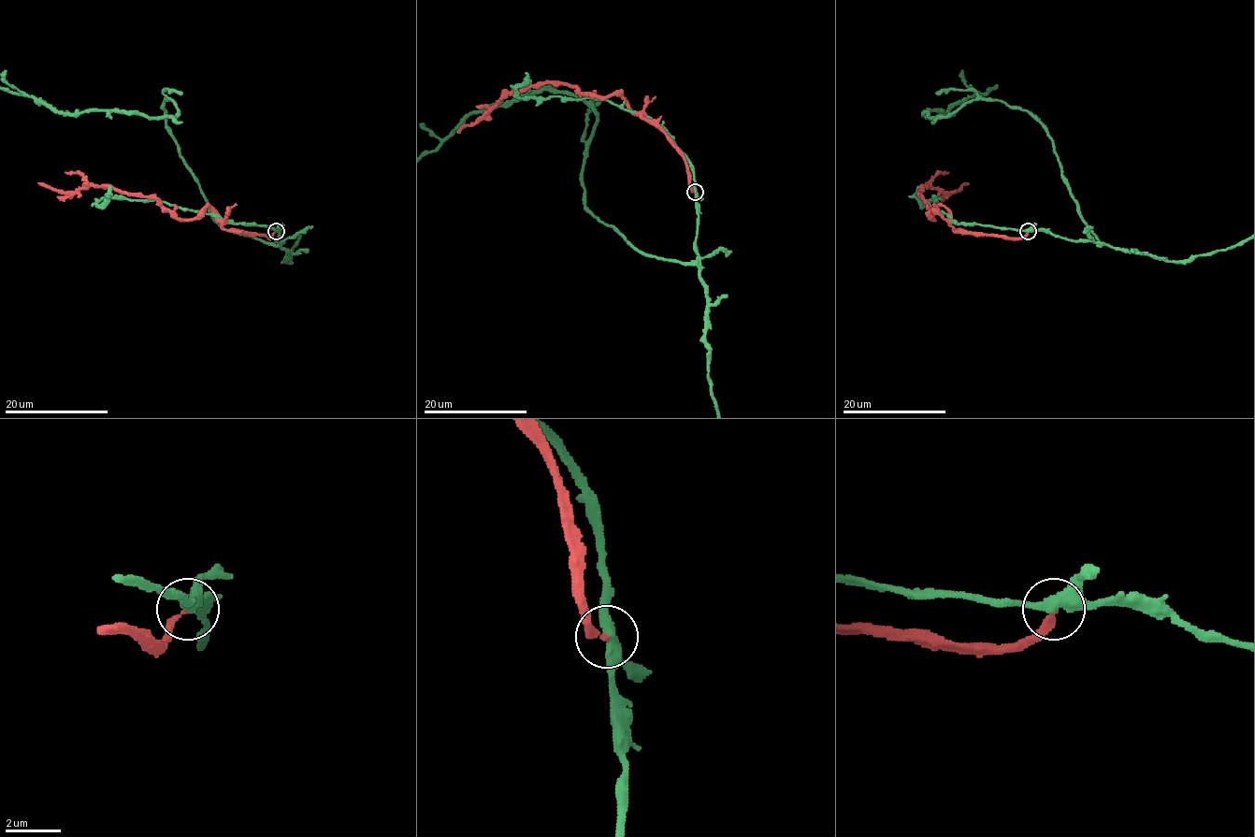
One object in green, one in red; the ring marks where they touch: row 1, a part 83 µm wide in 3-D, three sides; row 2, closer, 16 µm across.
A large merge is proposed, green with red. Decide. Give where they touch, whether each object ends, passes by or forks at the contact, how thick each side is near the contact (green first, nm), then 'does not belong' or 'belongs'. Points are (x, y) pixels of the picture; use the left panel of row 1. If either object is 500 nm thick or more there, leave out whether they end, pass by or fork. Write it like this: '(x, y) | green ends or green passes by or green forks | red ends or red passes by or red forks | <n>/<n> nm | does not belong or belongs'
(276, 231) | green forks | red ends | 320/220 nm | does not belong

